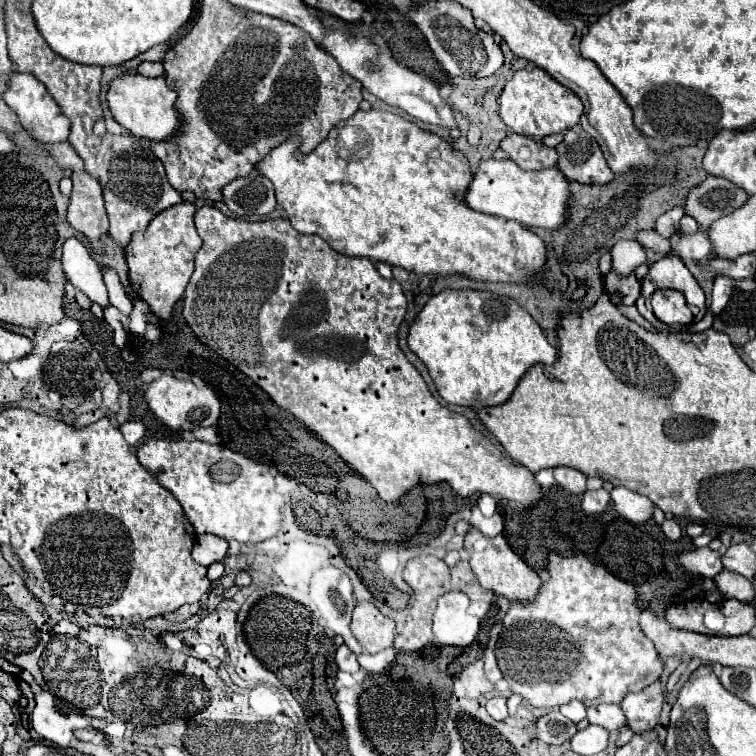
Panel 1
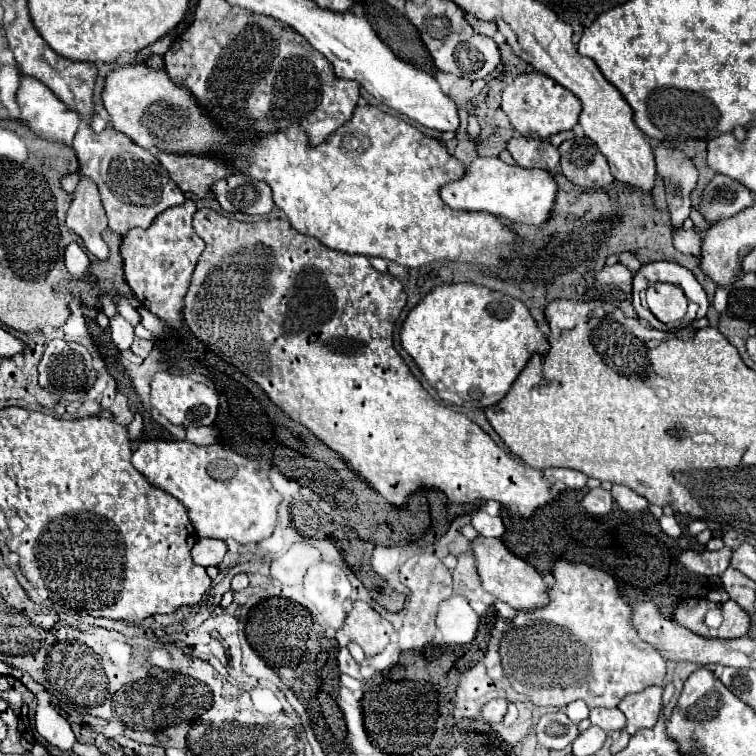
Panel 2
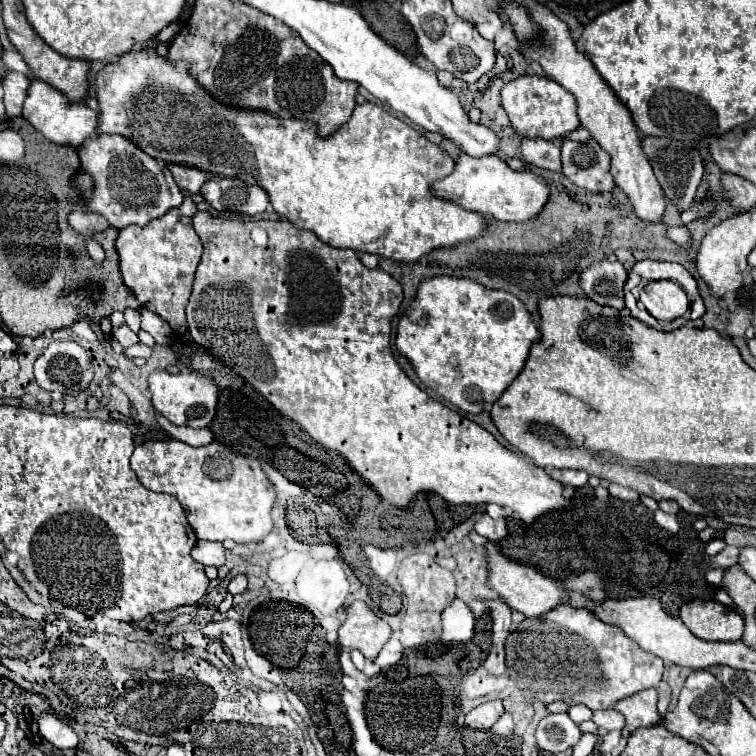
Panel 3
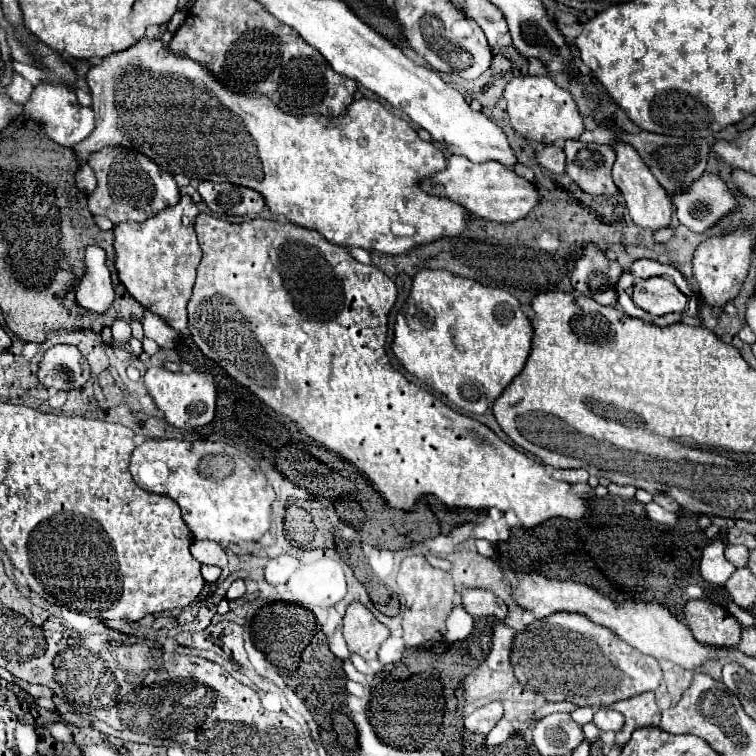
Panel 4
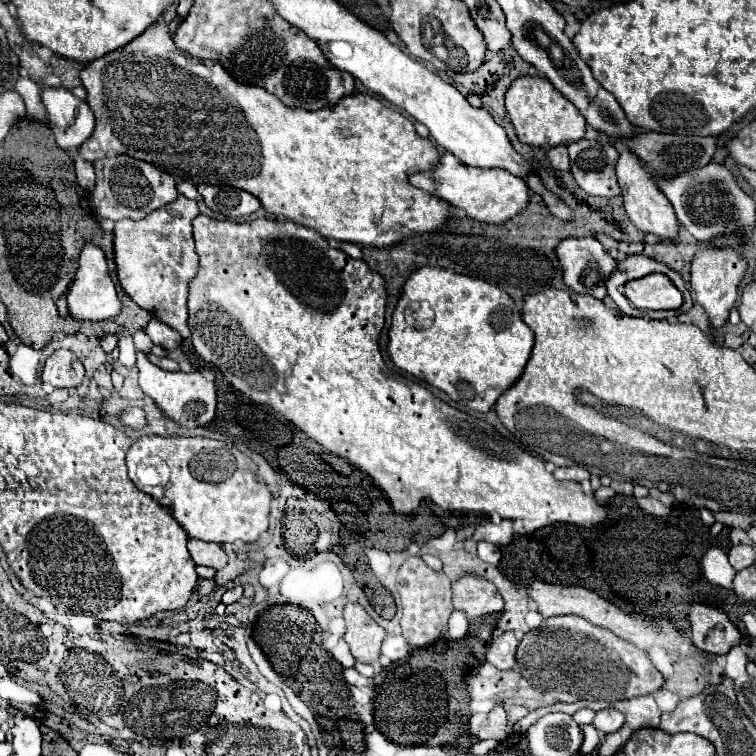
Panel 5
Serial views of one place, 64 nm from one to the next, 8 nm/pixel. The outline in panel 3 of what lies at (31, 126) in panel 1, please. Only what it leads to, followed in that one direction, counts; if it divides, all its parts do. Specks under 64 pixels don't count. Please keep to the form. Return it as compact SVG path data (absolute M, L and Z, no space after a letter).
M30 80L28 94L24 100L22 118L28 120L44 138L54 144L66 144L76 148L84 138L92 136L98 128L98 114L84 104L70 104L64 94L54 90L50 84L42 80Z

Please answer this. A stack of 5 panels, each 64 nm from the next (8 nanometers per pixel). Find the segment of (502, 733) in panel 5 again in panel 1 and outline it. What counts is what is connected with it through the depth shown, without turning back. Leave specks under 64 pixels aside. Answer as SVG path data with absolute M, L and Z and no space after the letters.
M492 698L488 704L486 704L486 710L488 714L494 718L494 720L504 720L508 716L508 708L506 708L506 700L504 698Z

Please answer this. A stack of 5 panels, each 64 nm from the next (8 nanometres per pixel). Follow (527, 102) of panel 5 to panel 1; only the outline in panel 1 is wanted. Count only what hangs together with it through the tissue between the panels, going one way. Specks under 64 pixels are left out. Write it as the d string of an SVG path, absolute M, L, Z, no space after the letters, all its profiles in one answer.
M542 68L518 70L512 80L506 82L504 92L500 94L500 118L504 124L516 134L530 138L544 138L550 134L564 132L578 124L582 116L582 100L570 92L570 88L562 88L552 76L546 76Z

